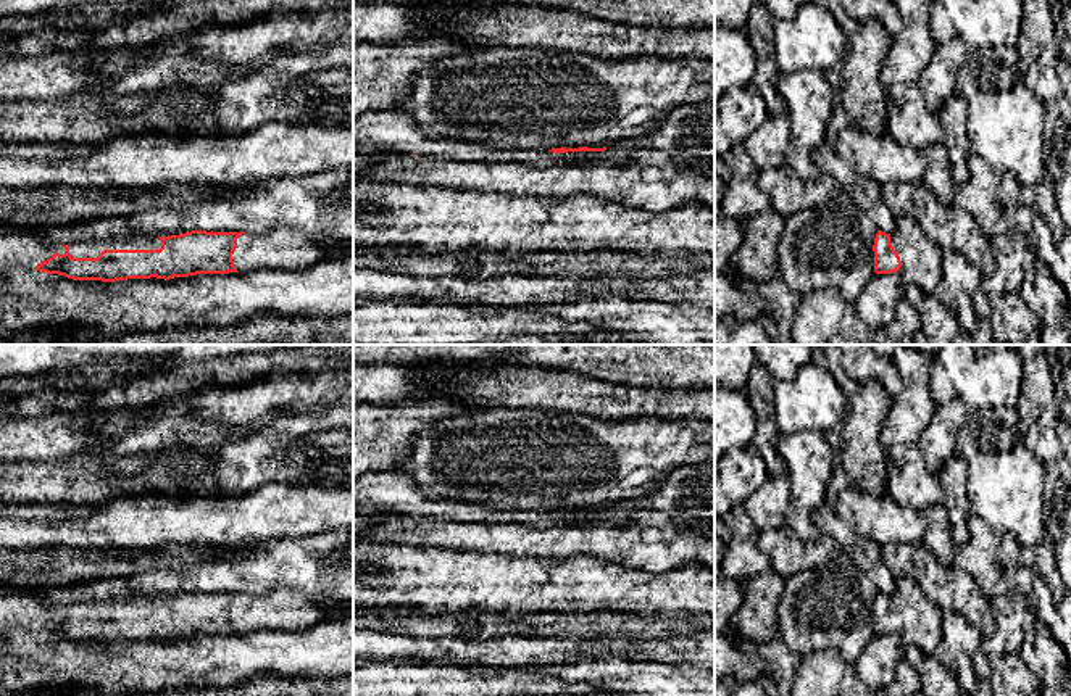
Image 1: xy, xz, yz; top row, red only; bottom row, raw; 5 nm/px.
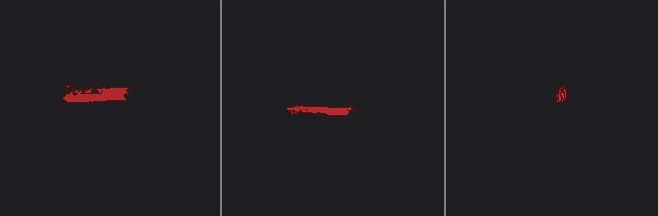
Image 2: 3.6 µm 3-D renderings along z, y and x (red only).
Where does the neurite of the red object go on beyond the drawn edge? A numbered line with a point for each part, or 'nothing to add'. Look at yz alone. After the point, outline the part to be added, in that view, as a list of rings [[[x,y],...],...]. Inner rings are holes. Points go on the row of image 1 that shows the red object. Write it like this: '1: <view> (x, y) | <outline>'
1: yz (921, 260) | [[[895,218],[895,229],[890,232],[890,245],[898,253],[898,269],[903,285],[916,285],[924,293],[934,293],[942,279],[942,253],[921,224],[910,218]]]

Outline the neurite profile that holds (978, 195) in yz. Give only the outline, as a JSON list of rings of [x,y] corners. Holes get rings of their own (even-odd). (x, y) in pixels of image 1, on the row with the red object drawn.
[[[976,153],[966,163],[969,177],[956,187],[953,205],[968,211],[989,238],[1006,234],[1015,219],[998,200],[1002,176]]]

